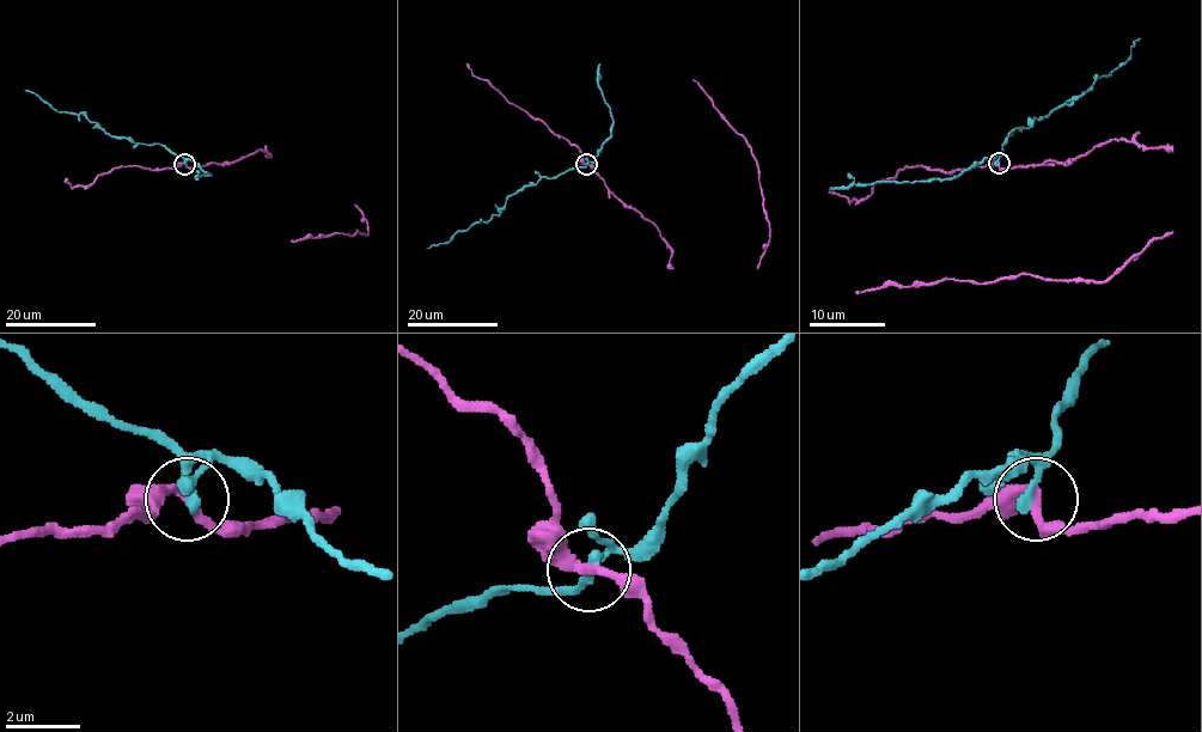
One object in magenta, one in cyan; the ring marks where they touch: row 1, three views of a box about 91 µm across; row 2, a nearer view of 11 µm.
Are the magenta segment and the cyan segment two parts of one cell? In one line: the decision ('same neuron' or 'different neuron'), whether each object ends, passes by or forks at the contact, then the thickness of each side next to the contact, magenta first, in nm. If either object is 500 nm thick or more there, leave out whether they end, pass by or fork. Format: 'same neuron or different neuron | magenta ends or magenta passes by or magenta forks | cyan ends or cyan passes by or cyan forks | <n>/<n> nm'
same neuron | magenta passes by | cyan ends | 280/280 nm

